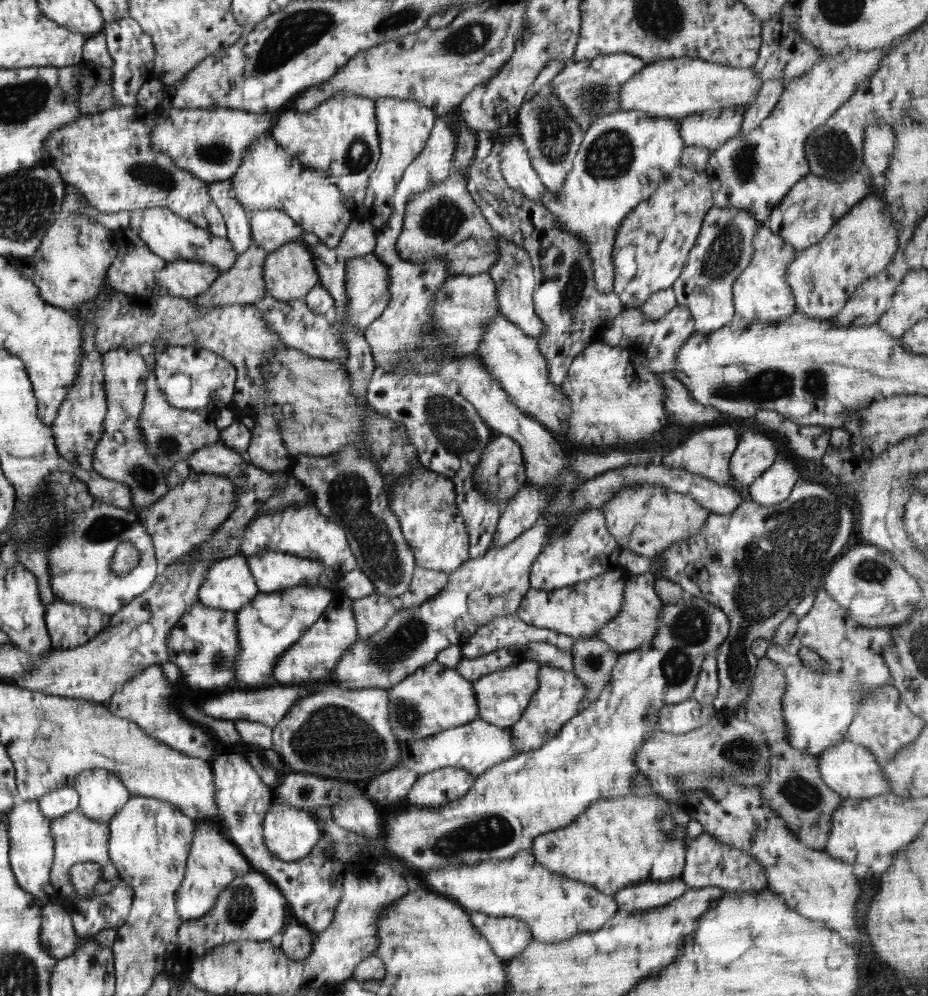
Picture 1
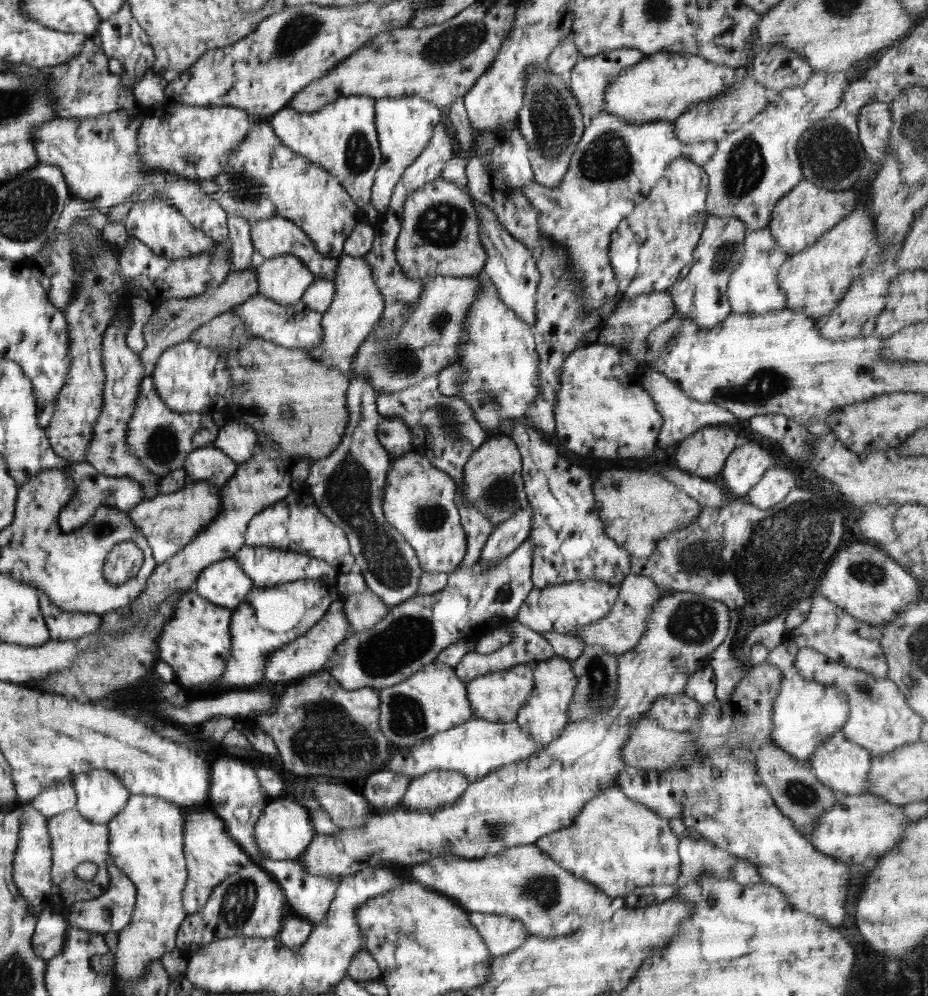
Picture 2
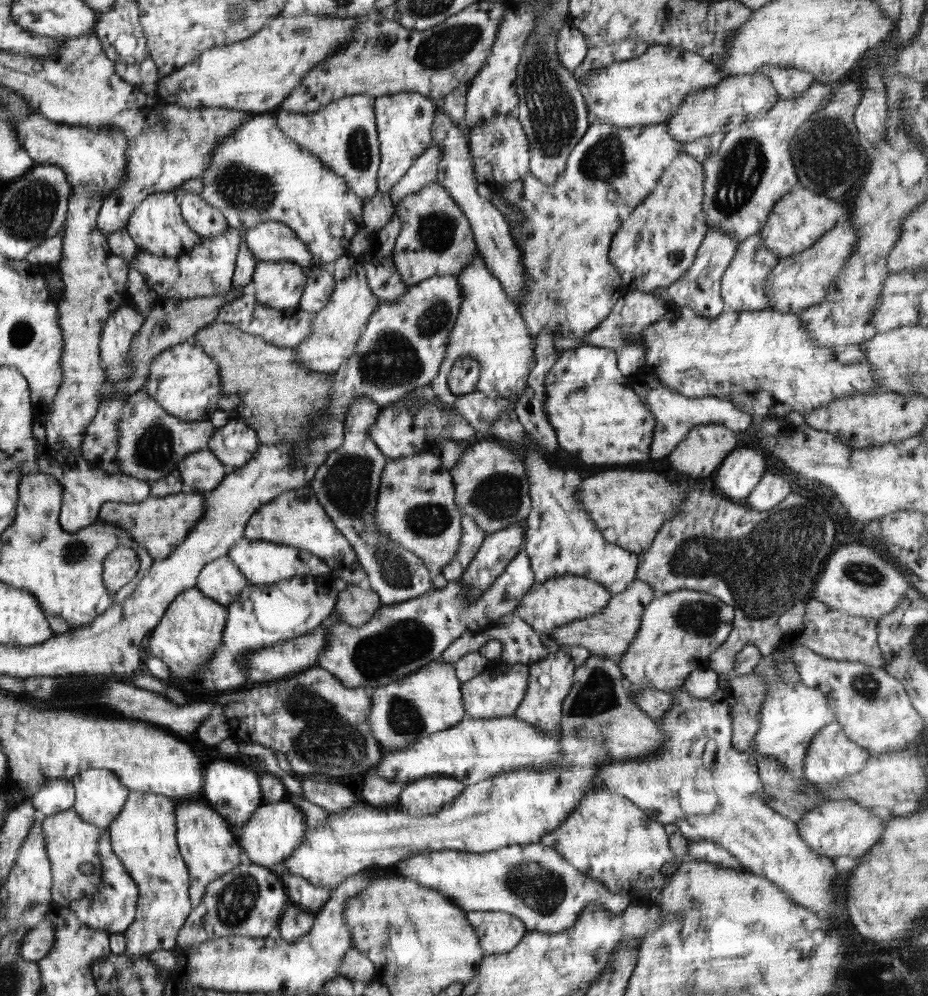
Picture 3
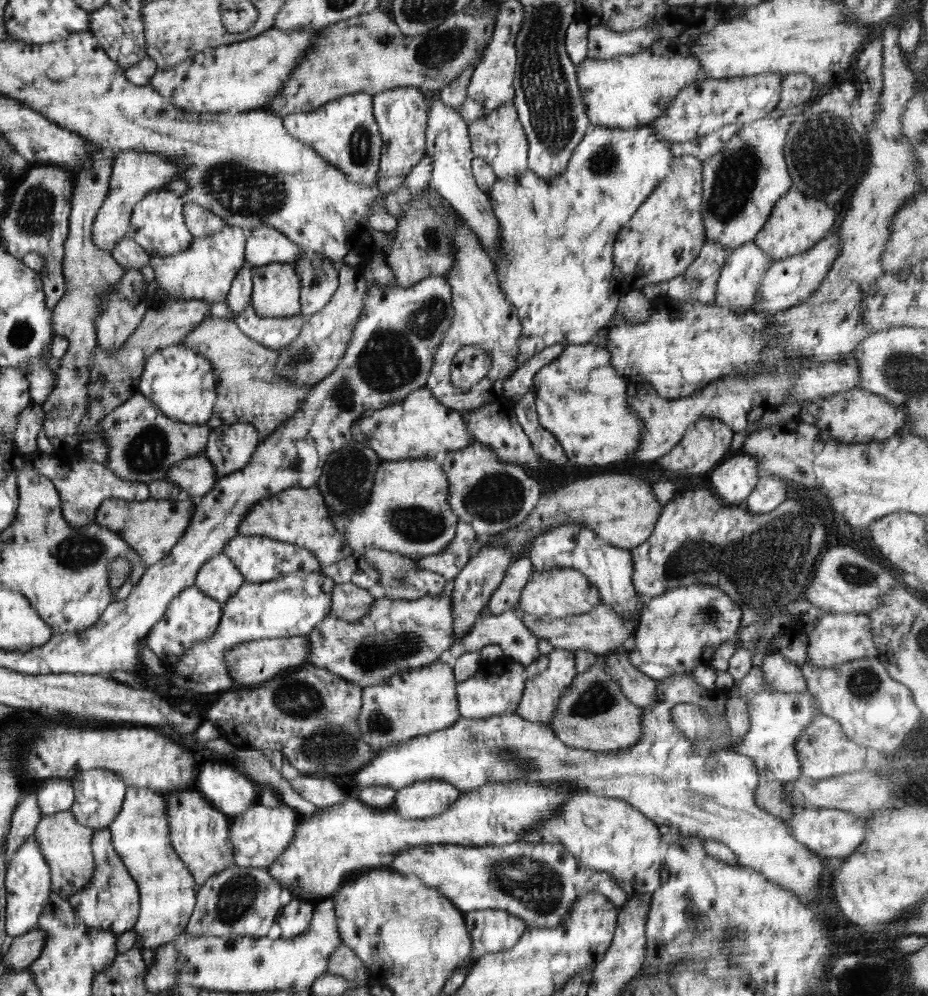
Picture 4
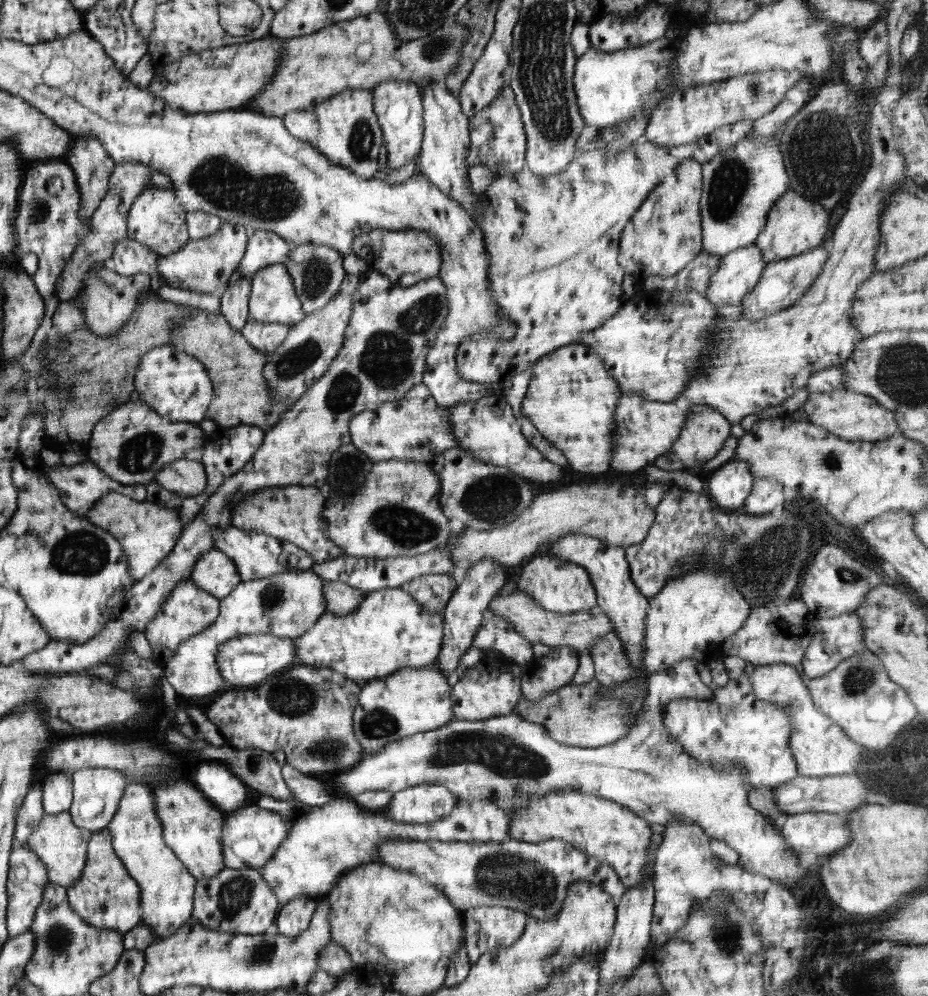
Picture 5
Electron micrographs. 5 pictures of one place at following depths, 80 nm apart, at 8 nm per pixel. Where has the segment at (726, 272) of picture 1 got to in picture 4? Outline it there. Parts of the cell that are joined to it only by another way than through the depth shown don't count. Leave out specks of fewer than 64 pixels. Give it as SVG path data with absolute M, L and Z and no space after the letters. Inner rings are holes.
M706 240L683 274L666 282L643 285L641 294L650 301L657 296L667 296L677 301L696 300L714 306L715 284L729 252L721 244Z

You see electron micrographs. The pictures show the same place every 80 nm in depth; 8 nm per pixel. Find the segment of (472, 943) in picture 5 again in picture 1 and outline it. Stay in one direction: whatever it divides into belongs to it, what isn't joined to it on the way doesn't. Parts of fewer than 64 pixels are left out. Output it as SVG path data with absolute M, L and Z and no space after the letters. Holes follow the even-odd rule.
M468 911L470 923L487 941L493 954L504 961L519 954L533 939L528 926L519 919L493 917Z

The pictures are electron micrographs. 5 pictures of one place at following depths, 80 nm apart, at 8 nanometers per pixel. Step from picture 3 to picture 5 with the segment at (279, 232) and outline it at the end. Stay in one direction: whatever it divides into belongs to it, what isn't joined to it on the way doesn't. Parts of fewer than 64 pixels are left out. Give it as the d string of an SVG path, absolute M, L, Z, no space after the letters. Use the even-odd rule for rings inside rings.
M264 230L252 231L247 236L246 242L243 257L239 260L233 275L229 277L229 284L239 278L250 279L257 270L286 261L289 250L292 250L292 245L288 241Z

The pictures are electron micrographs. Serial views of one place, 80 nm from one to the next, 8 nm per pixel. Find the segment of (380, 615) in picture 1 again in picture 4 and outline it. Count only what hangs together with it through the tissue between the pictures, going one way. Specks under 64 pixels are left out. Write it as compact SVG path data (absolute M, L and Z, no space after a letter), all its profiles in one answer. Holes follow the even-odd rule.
M351 583L334 584L330 597L332 603L329 615L350 622L365 616L374 599L367 589Z

